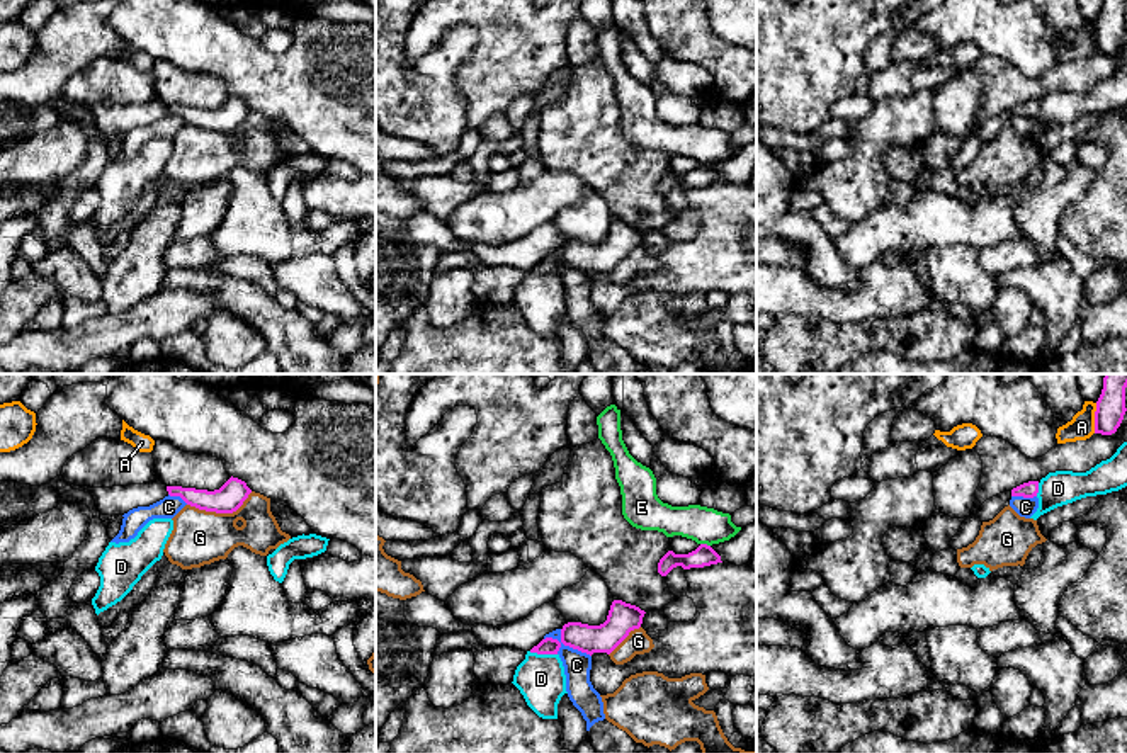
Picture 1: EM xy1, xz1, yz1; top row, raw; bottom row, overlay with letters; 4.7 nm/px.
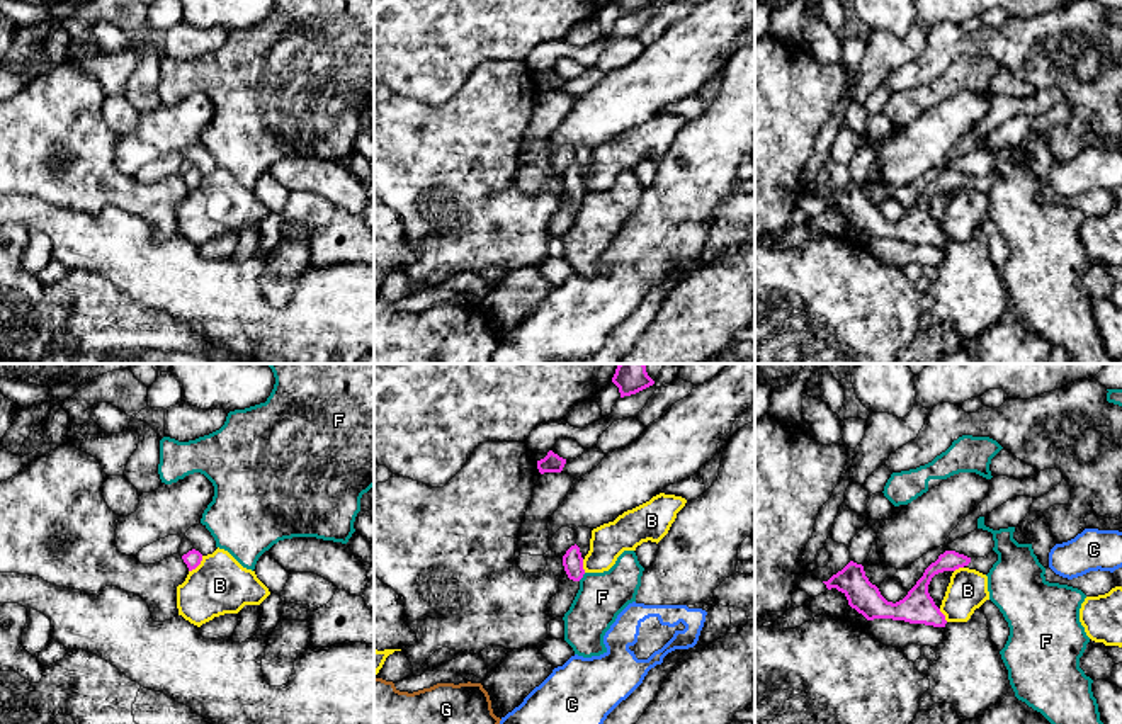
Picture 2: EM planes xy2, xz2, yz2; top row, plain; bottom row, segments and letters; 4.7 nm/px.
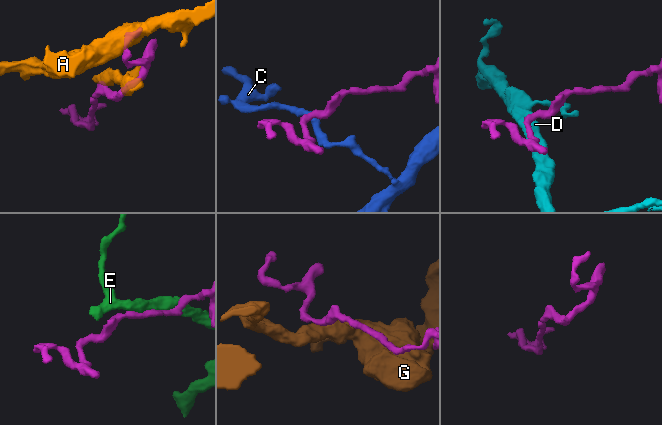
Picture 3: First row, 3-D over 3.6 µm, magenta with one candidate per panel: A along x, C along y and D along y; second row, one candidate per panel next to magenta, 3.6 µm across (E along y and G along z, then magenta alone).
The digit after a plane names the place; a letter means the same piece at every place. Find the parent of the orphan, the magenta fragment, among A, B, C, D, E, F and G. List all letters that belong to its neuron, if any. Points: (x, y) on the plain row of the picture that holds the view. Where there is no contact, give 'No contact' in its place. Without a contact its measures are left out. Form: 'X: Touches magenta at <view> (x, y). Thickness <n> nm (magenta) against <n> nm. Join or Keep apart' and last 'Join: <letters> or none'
A: Touches magenta at yz1 (1095, 38). Thickness 140 nm (magenta) against 120 nm. Keep apart
B: Touches magenta at xy2 (198, 184). Thickness 80 nm (magenta) against 280 nm. Keep apart
C: Touches magenta at xz1 (568, 264). Thickness 140 nm (magenta) against 130 nm. Keep apart
D: Touches magenta at xz1 (543, 272). Thickness 130 nm (magenta) against 220 nm. Keep apart
E: Touches magenta at xz1 (706, 164). Thickness 100 nm (magenta) against 180 nm. Keep apart
F: Touches magenta at xz2 (582, 196). Thickness 100 nm (magenta) against 220 nm. Keep apart
G: Touches magenta at xy1 (220, 131). Thickness 140 nm (magenta) against 260 nm. Keep apart
Join: none

